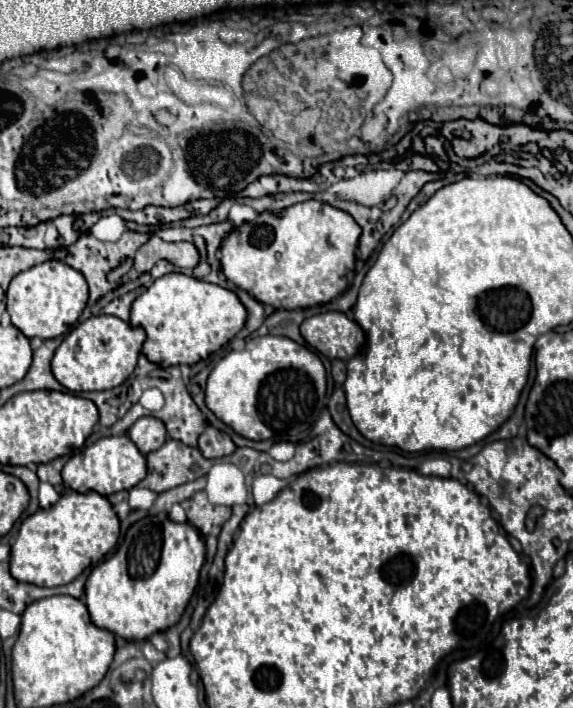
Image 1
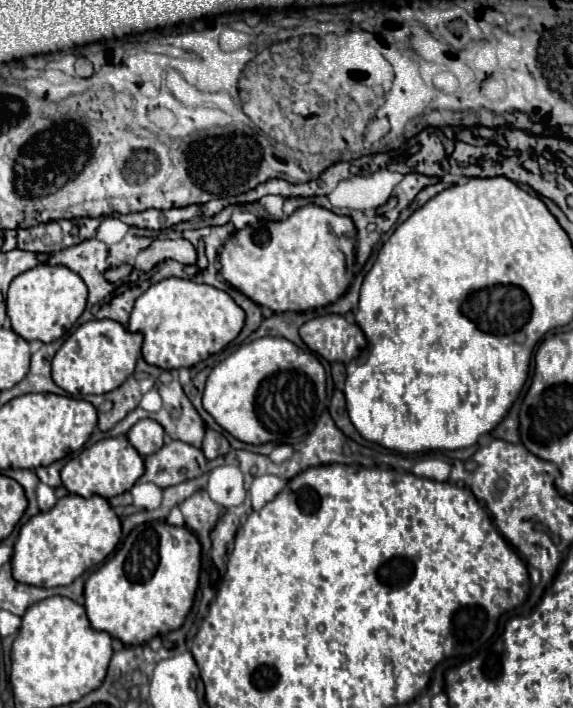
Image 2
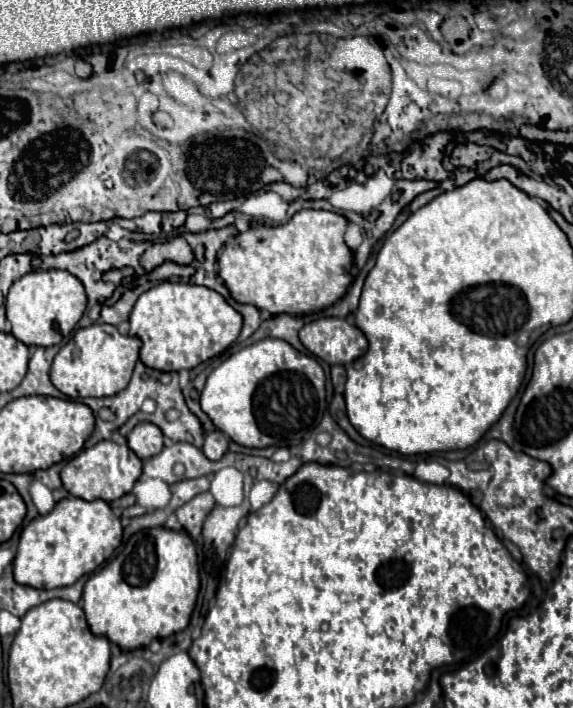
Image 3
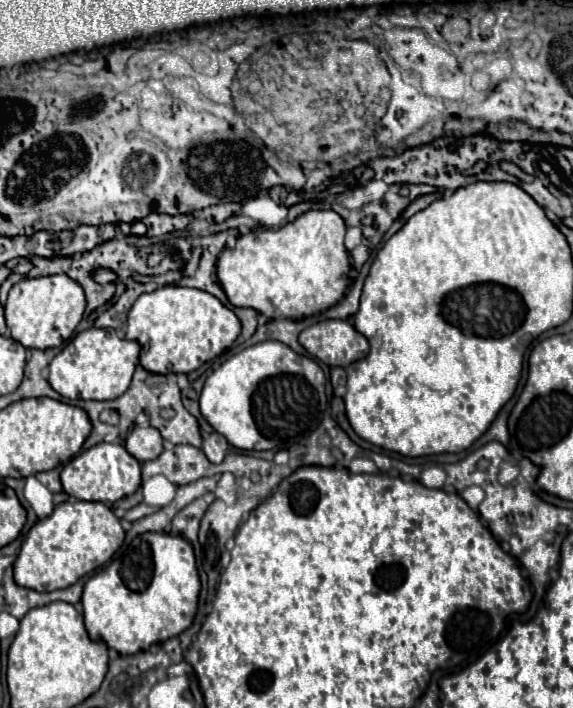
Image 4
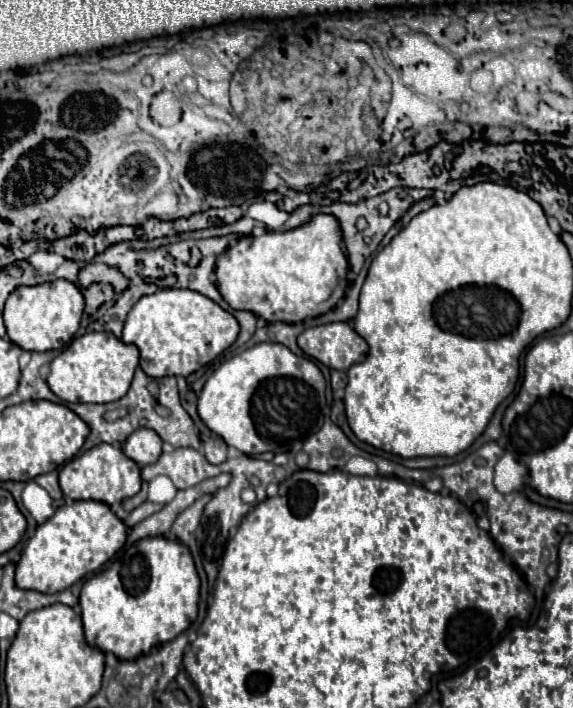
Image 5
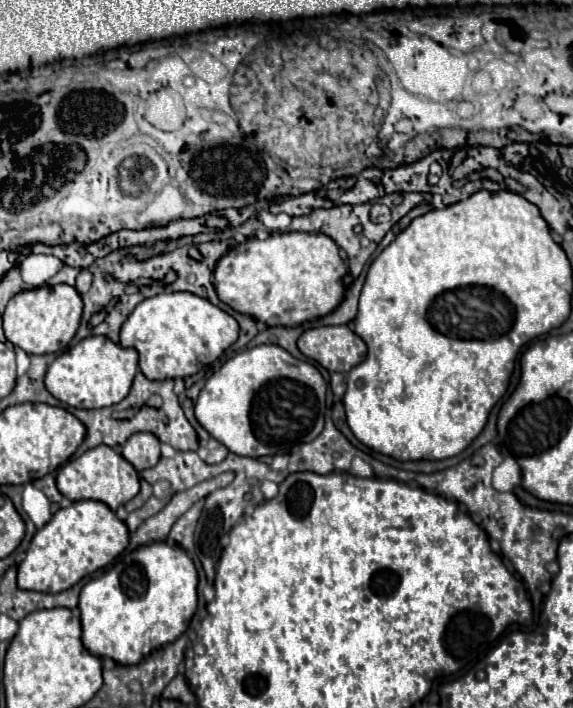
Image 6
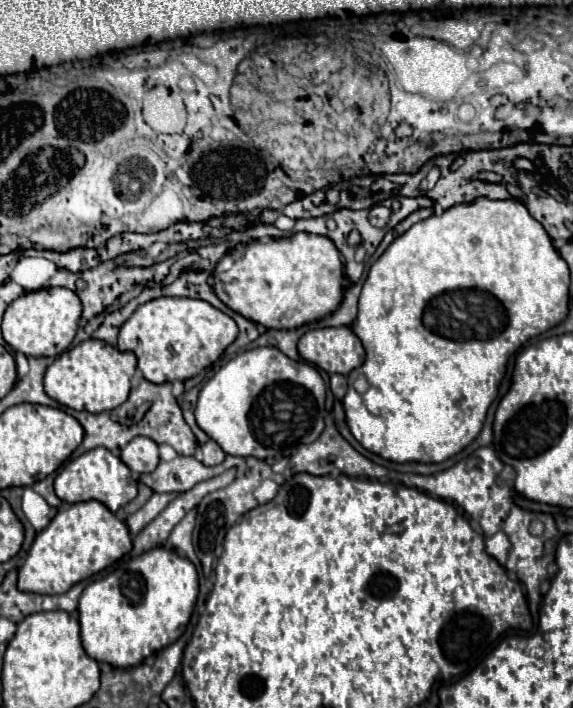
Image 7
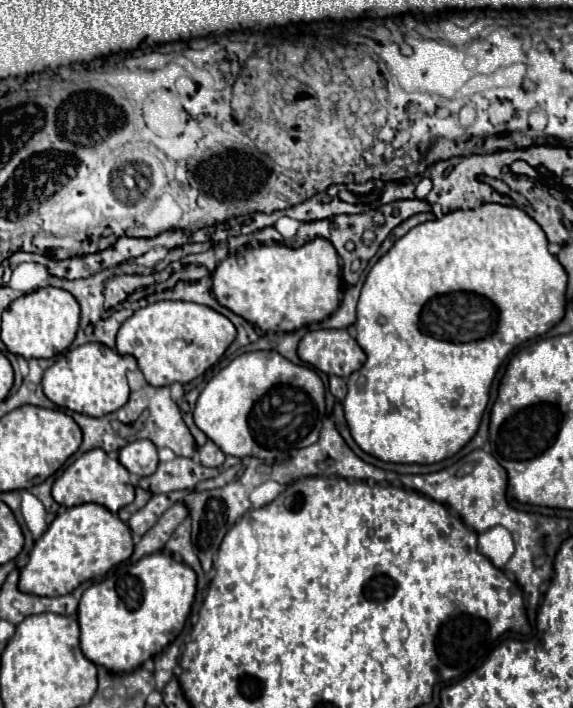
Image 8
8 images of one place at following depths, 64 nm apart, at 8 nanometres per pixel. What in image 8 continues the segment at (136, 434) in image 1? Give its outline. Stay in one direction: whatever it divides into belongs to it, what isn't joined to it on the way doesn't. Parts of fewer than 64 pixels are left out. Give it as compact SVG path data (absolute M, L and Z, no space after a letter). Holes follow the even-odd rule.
M134 440L118 452L120 464L140 478L152 476L158 466L158 450L150 440Z

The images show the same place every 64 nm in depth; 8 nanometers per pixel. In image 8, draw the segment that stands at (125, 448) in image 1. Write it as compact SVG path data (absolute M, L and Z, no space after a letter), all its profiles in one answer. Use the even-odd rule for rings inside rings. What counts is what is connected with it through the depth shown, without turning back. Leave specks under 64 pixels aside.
M96 448L80 456L56 478L52 486L52 498L66 508L94 502L108 508L112 514L116 514L120 508L128 506L134 500L134 486L130 480L130 472L118 460L112 460L104 450Z

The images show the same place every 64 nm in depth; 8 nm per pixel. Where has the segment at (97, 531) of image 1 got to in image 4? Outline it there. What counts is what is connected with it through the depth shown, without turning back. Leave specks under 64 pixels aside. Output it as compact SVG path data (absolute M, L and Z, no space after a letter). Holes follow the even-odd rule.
M62 502L52 516L38 520L14 562L14 580L22 588L54 592L78 582L84 574L106 564L124 542L124 530L114 512L102 502Z

